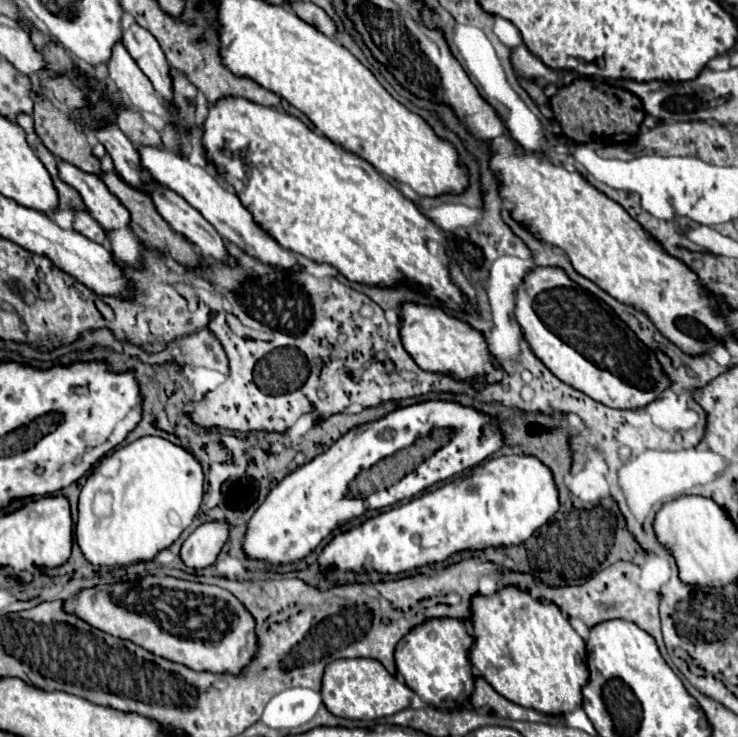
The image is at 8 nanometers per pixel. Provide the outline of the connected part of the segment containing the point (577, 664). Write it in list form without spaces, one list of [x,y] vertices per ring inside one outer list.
[[[502,588],[490,596],[476,596],[472,600],[472,634],[476,638],[470,650],[470,662],[482,672],[482,678],[504,698],[524,708],[548,716],[564,716],[582,706],[582,688],[588,684],[590,670],[586,664],[586,644],[562,616],[554,604],[534,600],[528,592],[518,588]]]

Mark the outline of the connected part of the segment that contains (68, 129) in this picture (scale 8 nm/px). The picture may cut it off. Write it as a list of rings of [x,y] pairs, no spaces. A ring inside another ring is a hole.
[[[36,96],[34,128],[38,138],[54,156],[86,172],[100,174],[100,160],[92,156],[92,146],[88,144],[84,132],[72,128],[72,120],[68,120],[60,108],[52,108],[48,100],[40,100],[40,96]]]

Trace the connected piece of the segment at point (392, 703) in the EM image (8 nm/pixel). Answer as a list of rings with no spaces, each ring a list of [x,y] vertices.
[[[354,658],[354,660],[334,660],[332,664],[328,664],[322,680],[322,698],[324,706],[334,716],[350,720],[376,720],[408,708],[412,690],[396,676],[388,674],[378,660]]]

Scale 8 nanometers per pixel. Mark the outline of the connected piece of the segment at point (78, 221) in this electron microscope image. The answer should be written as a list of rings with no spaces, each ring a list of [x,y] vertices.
[[[72,210],[72,214],[74,214],[74,230],[76,232],[80,232],[82,236],[86,236],[92,242],[106,244],[104,228],[90,216],[88,210]]]

